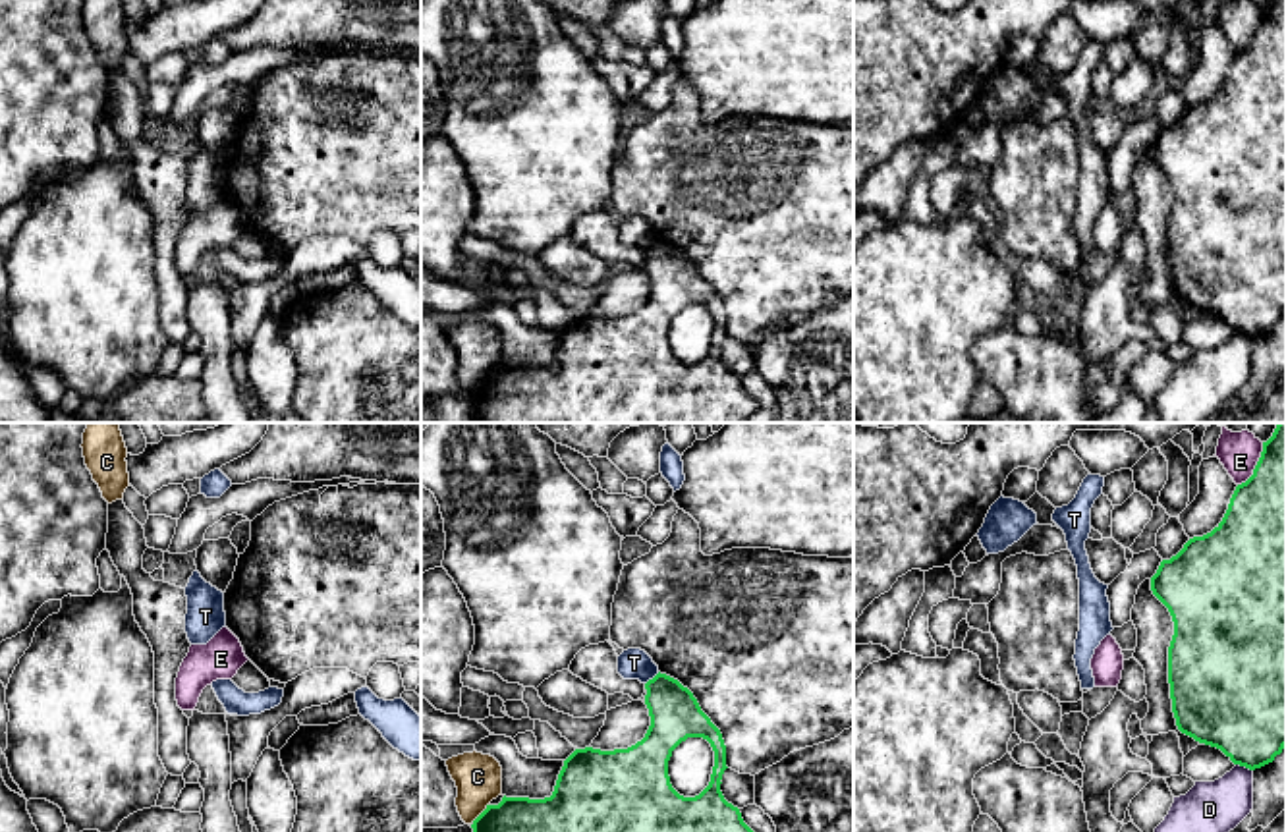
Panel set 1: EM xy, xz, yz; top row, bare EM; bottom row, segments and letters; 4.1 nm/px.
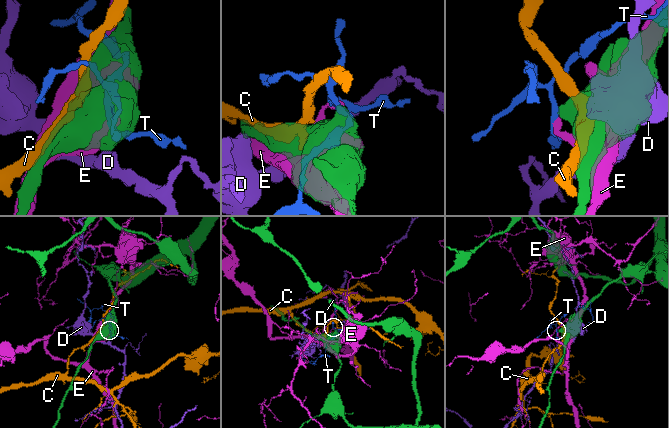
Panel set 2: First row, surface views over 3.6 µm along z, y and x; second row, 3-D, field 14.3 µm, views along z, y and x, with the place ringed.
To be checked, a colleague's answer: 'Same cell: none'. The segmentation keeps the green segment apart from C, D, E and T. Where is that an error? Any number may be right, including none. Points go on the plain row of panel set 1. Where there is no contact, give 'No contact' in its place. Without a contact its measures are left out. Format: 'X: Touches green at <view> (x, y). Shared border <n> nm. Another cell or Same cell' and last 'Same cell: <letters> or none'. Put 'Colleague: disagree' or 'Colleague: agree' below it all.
C: Touches green at xz (481, 381). Shared border 100 nm. Another cell
D: Touches green at yz (1244, 332). Shared border 80 nm. Another cell
E: Touches green at yz (1256, 33). Shared border 220 nm. Another cell
T: Touches green at xz (653, 246). Shared border 80 nm. Another cell
Same cell: none
Colleague: agree

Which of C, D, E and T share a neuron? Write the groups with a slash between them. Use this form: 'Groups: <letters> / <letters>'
Groups: C / D / E / T

